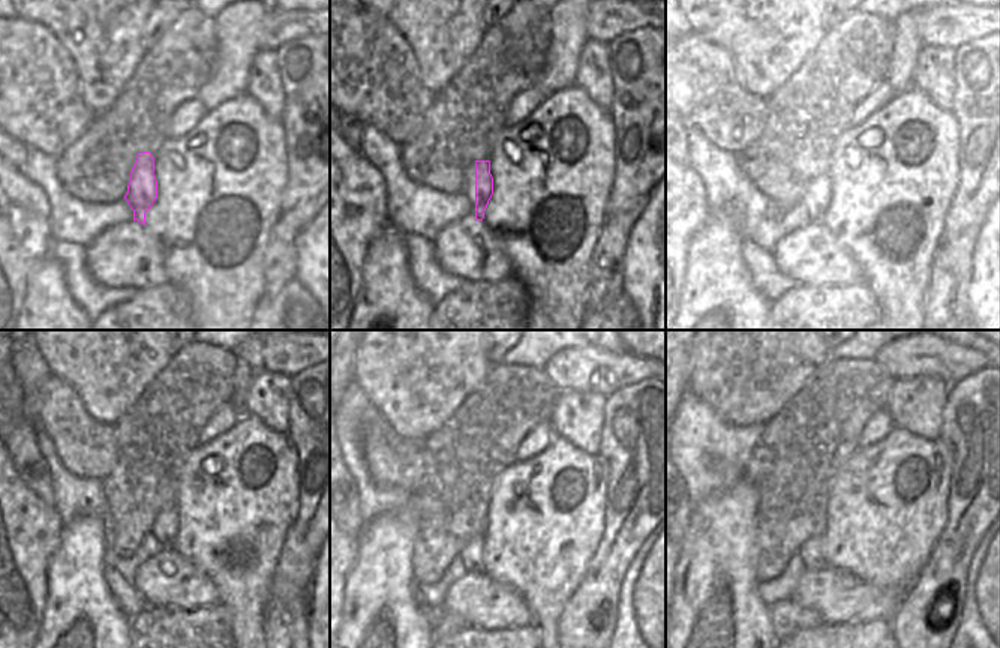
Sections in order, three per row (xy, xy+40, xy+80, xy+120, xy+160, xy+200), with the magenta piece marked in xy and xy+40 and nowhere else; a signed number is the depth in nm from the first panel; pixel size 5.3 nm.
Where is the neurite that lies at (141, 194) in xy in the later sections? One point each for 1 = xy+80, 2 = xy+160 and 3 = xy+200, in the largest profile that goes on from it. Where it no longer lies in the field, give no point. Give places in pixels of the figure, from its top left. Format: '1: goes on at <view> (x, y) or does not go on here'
1: goes on at xy+80 (819, 186)
2: goes on at xy+160 (474, 555)
3: goes on at xy+200 (811, 554)

